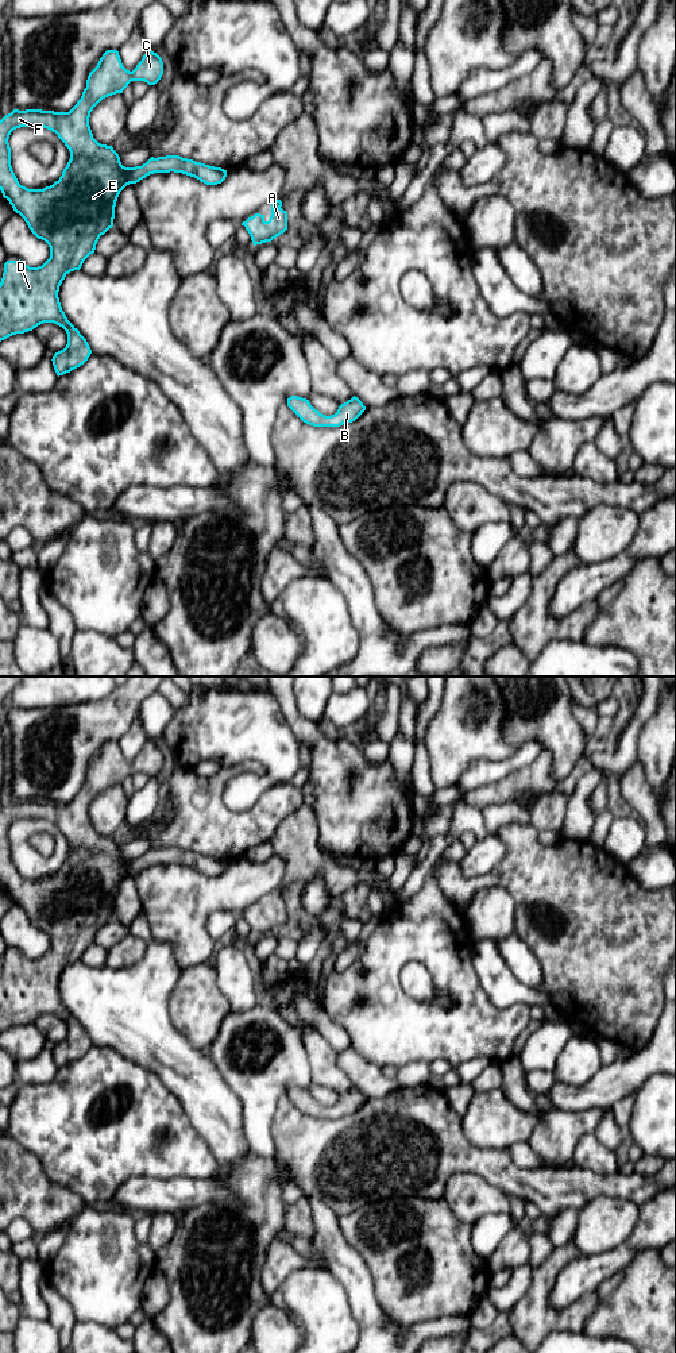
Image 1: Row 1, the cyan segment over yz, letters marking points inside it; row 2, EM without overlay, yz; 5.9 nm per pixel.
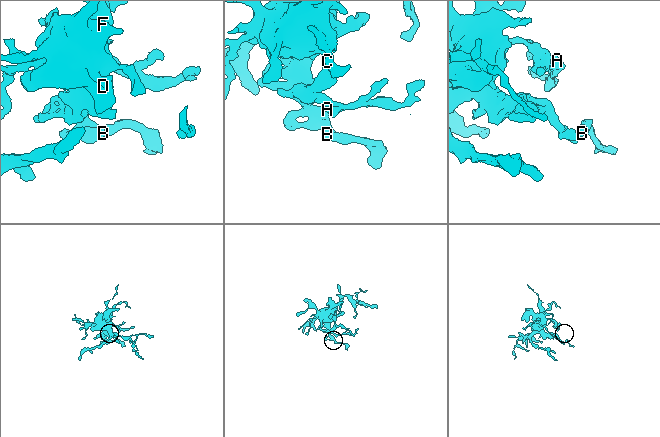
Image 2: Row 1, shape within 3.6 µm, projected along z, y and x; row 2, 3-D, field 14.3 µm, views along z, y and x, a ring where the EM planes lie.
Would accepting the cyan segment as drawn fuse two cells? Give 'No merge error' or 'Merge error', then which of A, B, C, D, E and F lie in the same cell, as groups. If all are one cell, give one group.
No merge error. Groups: A B C D E F

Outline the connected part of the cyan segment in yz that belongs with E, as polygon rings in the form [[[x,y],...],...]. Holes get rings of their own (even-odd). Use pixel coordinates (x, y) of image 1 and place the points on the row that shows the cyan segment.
[[[107,50],[97,66],[89,73],[81,99],[69,112],[42,109],[13,109],[0,120],[0,190],[13,211],[27,223],[31,232],[50,247],[50,258],[38,267],[30,267],[23,261],[7,261],[0,282],[0,342],[32,331],[43,323],[54,323],[67,334],[67,344],[53,356],[57,375],[63,375],[84,365],[92,354],[86,339],[67,320],[62,311],[58,292],[65,277],[80,270],[84,261],[94,253],[101,235],[113,227],[115,207],[120,192],[130,184],[136,184],[154,173],[182,173],[206,185],[221,184],[227,170],[209,166],[179,155],[151,157],[142,166],[125,167],[112,146],[98,143],[92,134],[89,117],[93,108],[105,97],[123,93],[131,81],[144,81],[155,85],[163,74],[162,58],[147,50],[136,68],[127,70],[117,50]],[[20,127],[43,127],[58,135],[70,151],[70,159],[62,176],[43,189],[28,189],[19,184],[11,166],[8,143],[13,130]]]

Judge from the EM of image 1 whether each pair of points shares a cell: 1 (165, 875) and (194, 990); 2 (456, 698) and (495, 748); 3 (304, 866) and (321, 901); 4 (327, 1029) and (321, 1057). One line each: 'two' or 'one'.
1: two
2: one
3: two
4: two

